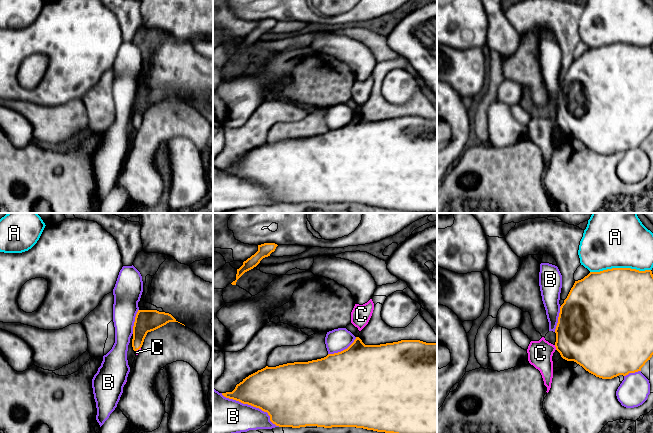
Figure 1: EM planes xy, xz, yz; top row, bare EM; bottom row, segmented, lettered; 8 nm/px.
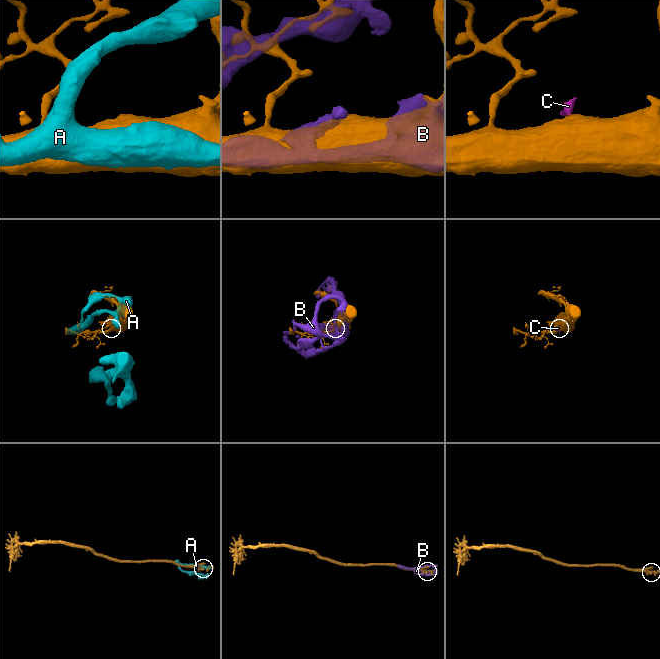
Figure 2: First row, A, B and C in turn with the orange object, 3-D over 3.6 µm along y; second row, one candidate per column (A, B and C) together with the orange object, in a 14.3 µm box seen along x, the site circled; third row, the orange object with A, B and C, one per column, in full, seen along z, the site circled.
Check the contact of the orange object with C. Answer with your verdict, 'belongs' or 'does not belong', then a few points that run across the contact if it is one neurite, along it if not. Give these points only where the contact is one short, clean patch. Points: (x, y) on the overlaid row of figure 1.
belongs | yz (584, 335), (573, 342), (555, 346), (540, 353)

